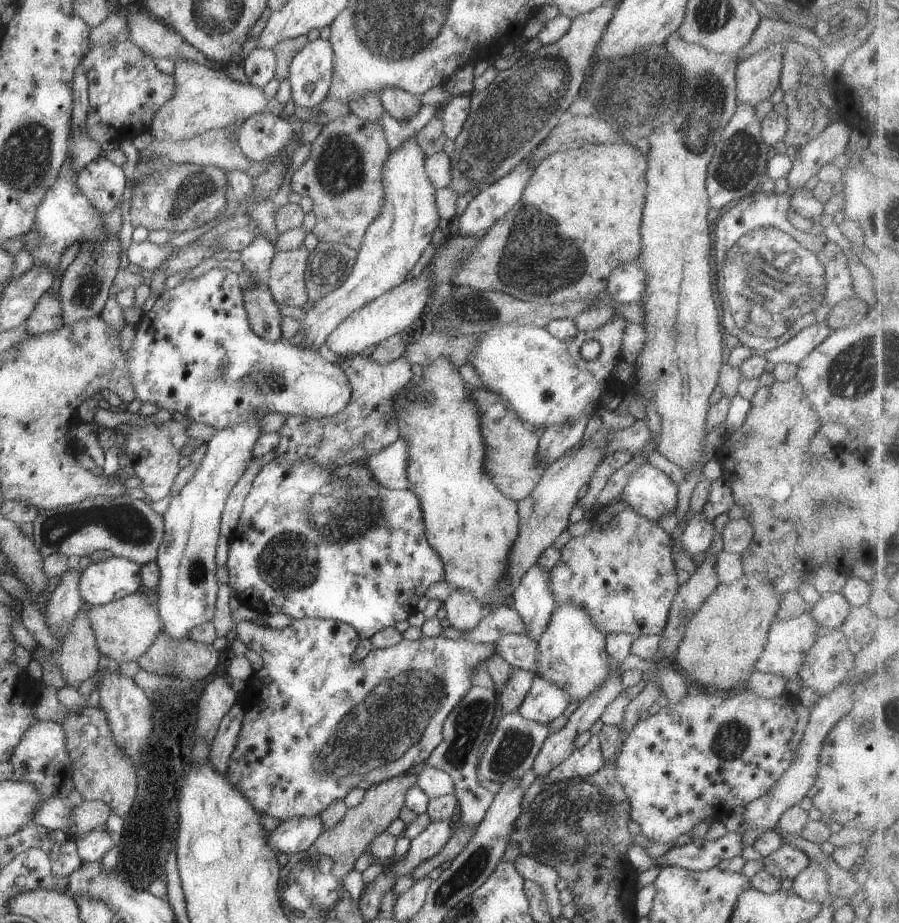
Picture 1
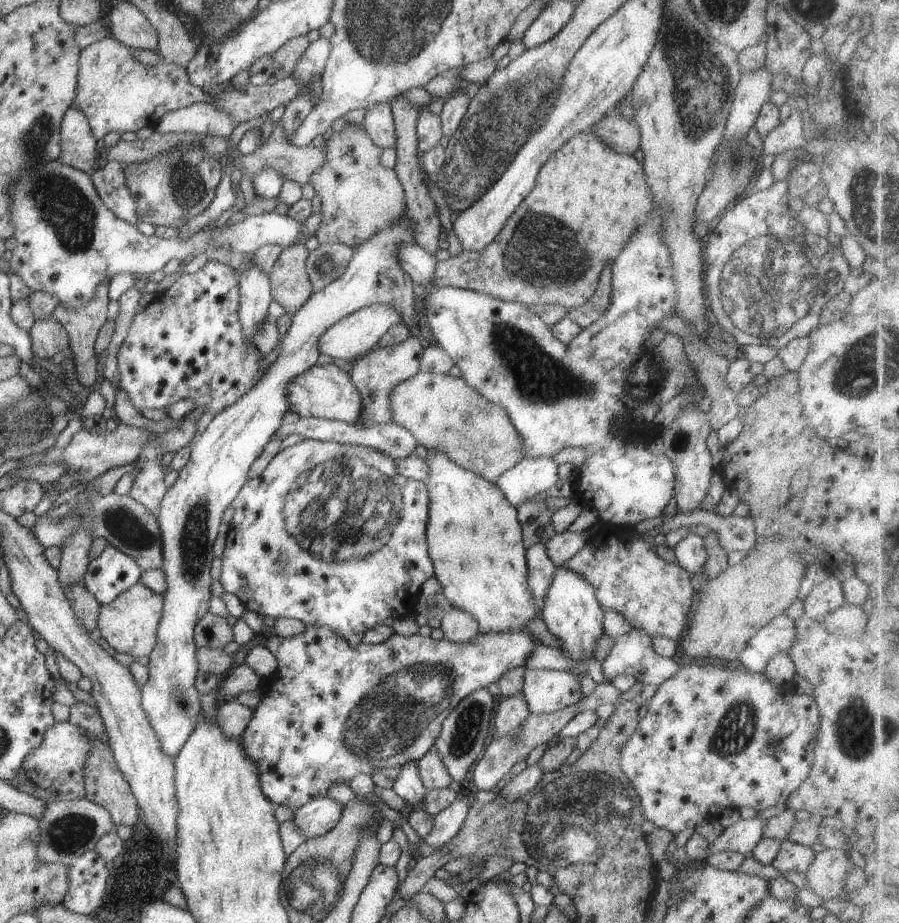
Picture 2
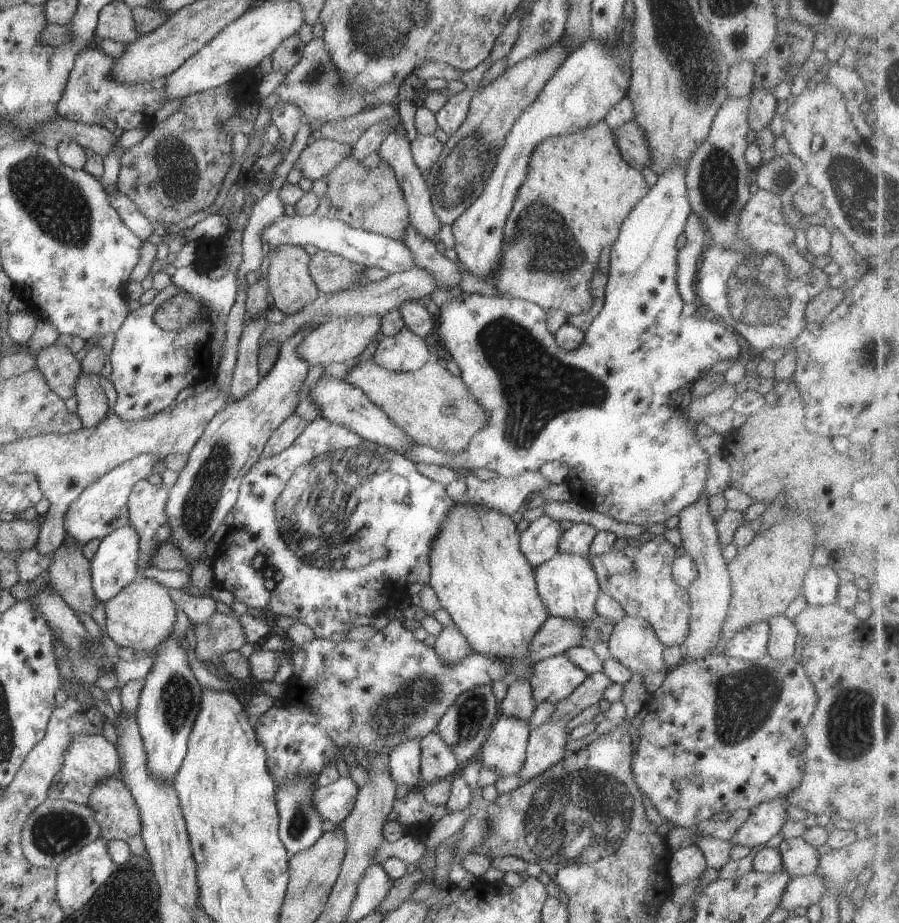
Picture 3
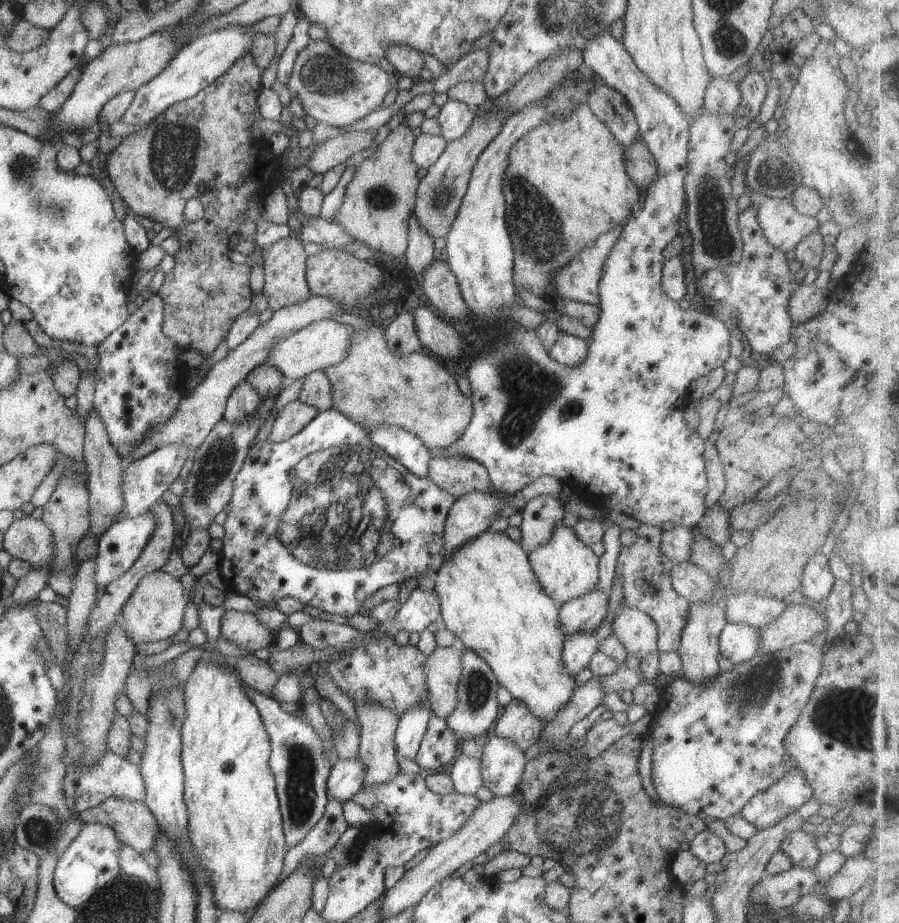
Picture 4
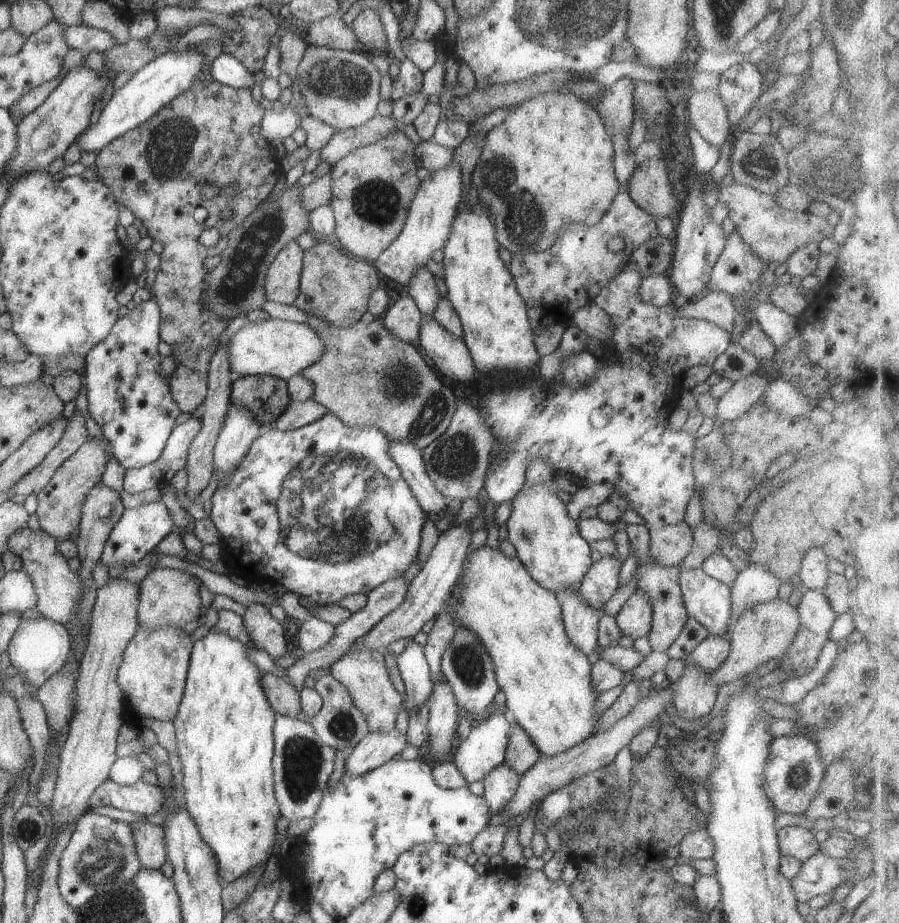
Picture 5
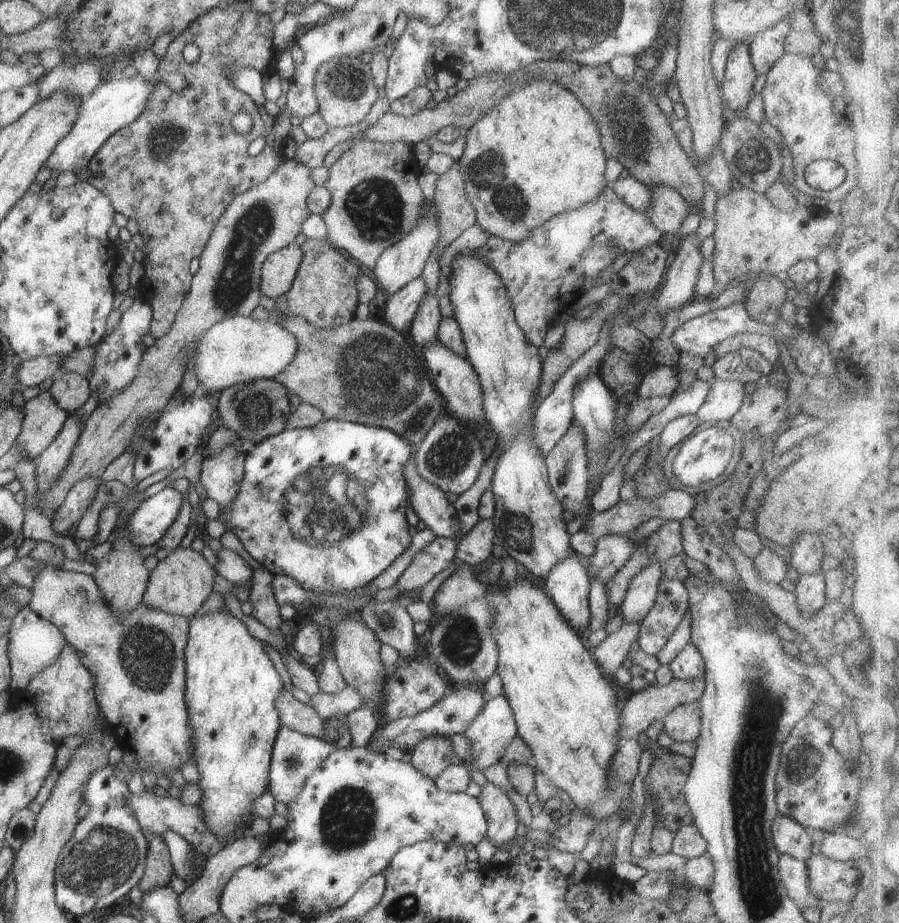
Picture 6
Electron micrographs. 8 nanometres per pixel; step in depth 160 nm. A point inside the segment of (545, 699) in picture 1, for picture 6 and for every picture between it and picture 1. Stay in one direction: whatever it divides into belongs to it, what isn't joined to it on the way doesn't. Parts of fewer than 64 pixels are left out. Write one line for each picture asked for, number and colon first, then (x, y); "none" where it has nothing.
2: (545, 692)
3: (553, 679)
4: (579, 648)
5: (581, 621)
6: (568, 584)

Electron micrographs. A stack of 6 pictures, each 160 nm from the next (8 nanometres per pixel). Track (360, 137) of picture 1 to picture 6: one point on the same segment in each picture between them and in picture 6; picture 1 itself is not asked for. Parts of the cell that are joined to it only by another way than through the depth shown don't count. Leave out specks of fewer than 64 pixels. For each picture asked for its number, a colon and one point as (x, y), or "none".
2: (359, 195)
3: (371, 199)
4: (378, 201)
5: (372, 187)
6: (375, 198)

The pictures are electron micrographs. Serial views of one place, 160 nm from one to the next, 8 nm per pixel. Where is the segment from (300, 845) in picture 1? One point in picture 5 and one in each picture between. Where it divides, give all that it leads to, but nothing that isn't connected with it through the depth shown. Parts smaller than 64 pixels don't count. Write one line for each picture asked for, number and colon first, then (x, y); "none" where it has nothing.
2: (317, 817)
3: (334, 802)
4: (346, 777)
5: (377, 747)

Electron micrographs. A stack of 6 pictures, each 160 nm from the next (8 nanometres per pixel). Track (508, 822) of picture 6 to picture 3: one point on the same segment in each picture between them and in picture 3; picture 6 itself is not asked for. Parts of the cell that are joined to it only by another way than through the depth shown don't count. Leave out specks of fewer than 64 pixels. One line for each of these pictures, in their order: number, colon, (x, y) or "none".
3: (504, 750)
4: (502, 764)
5: (500, 784)

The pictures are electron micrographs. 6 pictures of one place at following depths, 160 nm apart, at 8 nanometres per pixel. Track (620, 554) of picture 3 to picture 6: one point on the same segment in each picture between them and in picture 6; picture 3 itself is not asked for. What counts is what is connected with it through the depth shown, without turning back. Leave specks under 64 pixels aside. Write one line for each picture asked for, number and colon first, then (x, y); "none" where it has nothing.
4: (645, 571)
5: (660, 583)
6: (672, 602)

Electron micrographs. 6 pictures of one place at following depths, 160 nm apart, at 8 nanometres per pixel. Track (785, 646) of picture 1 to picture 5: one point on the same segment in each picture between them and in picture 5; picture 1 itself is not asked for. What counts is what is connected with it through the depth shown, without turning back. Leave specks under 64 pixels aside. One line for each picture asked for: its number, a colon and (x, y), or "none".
2: (778, 636)
3: (750, 644)
4: (738, 642)
5: (714, 650)

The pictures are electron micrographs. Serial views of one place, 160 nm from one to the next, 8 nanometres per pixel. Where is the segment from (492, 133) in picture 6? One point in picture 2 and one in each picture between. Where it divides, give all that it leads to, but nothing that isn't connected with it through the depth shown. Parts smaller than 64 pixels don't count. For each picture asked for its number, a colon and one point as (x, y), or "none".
2: (588, 200)
3: (578, 191)
4: (569, 171)
5: (551, 162)

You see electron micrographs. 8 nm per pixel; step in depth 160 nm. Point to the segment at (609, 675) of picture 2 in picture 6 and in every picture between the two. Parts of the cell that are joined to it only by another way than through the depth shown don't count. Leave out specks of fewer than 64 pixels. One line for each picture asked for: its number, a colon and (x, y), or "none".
3: (633, 642)
4: (636, 630)
5: (634, 619)
6: (640, 598)

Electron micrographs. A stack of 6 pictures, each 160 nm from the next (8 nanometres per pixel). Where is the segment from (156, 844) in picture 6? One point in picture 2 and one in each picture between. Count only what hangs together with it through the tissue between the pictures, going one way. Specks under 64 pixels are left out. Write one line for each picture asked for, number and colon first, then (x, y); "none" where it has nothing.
2: (105, 785)
3: (115, 810)
4: (134, 824)
5: (149, 839)

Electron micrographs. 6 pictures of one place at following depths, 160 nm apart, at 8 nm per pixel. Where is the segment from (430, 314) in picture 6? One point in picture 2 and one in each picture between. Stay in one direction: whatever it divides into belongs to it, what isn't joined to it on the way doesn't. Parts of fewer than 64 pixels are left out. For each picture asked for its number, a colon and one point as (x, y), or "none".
2: (378, 122)
3: (395, 150)
4: (419, 253)
5: (422, 288)

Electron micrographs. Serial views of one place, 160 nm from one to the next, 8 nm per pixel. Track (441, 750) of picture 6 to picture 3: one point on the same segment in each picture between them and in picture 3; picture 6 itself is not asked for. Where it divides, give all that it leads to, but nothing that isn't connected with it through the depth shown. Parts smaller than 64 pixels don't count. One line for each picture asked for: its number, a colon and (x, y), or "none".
3: (451, 645)
4: (443, 668)
5: (443, 718)

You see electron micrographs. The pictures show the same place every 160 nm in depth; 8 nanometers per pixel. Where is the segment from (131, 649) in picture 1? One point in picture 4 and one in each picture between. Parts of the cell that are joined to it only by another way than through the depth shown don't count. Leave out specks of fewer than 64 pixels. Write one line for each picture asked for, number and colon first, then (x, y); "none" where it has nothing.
2: (129, 624)
3: (139, 617)
4: (155, 611)

